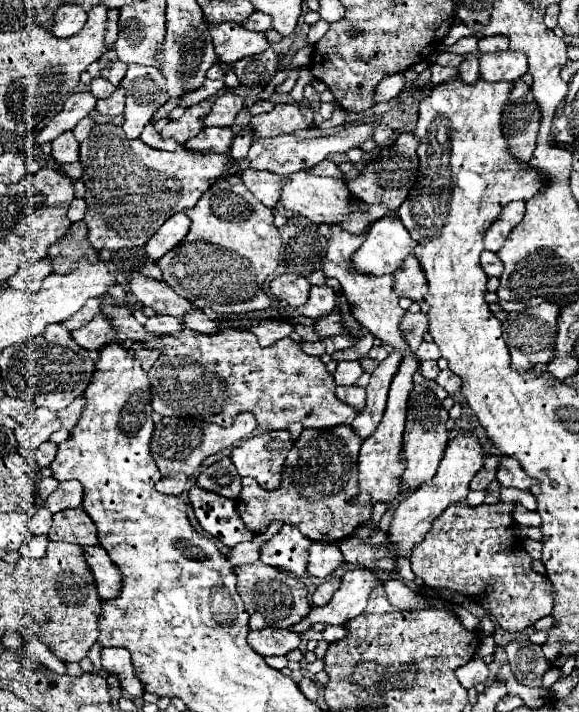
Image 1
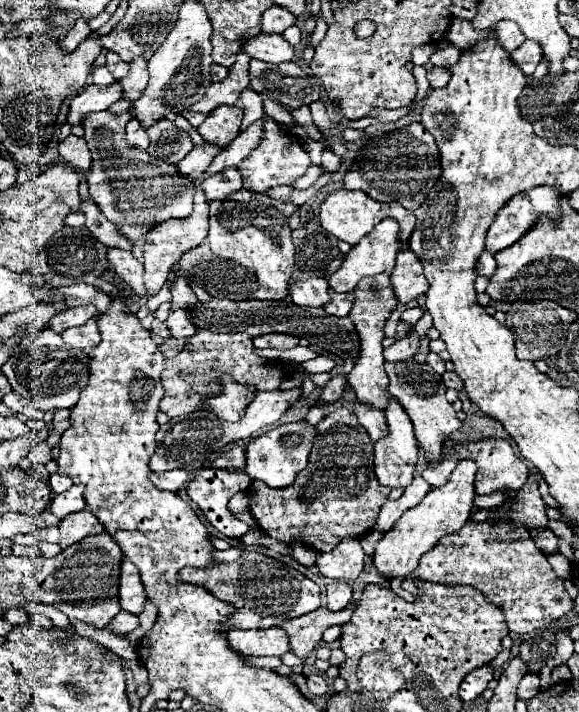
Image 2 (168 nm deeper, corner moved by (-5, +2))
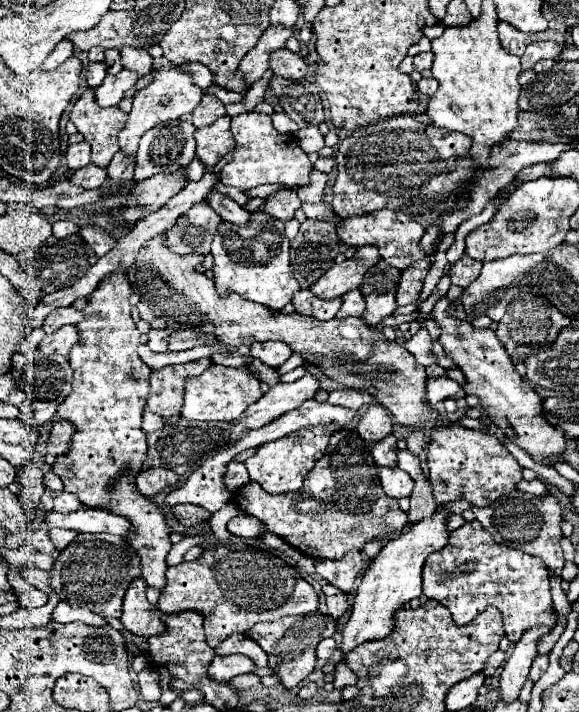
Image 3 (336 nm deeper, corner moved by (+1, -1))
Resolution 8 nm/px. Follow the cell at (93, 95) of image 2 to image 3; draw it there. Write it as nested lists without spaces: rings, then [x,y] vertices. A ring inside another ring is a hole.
[[[122,70],[120,74],[116,76],[106,76],[102,86],[100,88],[94,88],[94,100],[98,106],[106,108],[106,106],[116,106],[122,98],[124,98],[124,92],[130,90],[136,80],[140,76],[130,72],[130,70]]]

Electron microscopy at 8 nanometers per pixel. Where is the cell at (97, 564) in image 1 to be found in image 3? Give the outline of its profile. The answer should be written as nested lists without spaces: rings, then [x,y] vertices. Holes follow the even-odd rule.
[[[142,578],[132,580],[124,594],[122,604],[122,624],[126,630],[138,636],[156,636],[164,632],[162,614],[156,610],[156,606],[150,606],[146,600],[146,584]]]

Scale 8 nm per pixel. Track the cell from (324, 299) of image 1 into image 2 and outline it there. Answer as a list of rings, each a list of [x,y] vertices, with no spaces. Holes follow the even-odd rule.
[[[330,291],[332,303],[328,303],[328,307],[324,309],[328,315],[336,315],[336,317],[346,317],[352,309],[354,303],[354,295],[352,293],[334,293]]]

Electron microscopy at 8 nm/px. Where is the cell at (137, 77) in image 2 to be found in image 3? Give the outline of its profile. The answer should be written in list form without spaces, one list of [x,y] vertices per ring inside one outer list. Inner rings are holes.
[[[122,48],[122,66],[126,70],[138,72],[140,76],[146,76],[152,72],[152,58],[146,50],[138,50],[138,48]]]

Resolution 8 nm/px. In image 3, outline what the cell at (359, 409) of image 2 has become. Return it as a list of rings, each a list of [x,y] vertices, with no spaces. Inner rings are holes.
[[[390,434],[386,440],[382,438],[380,442],[370,446],[370,452],[374,456],[374,462],[380,466],[396,466],[396,436]]]

